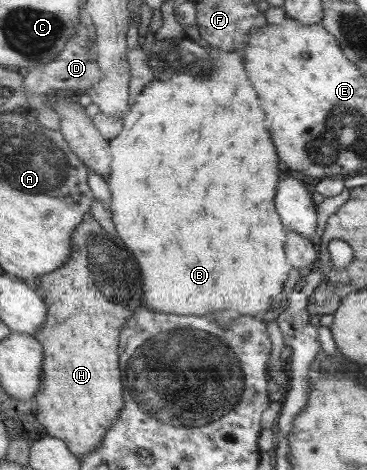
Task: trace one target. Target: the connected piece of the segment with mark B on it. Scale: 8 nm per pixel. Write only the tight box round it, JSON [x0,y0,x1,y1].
[107,47,289,317]

